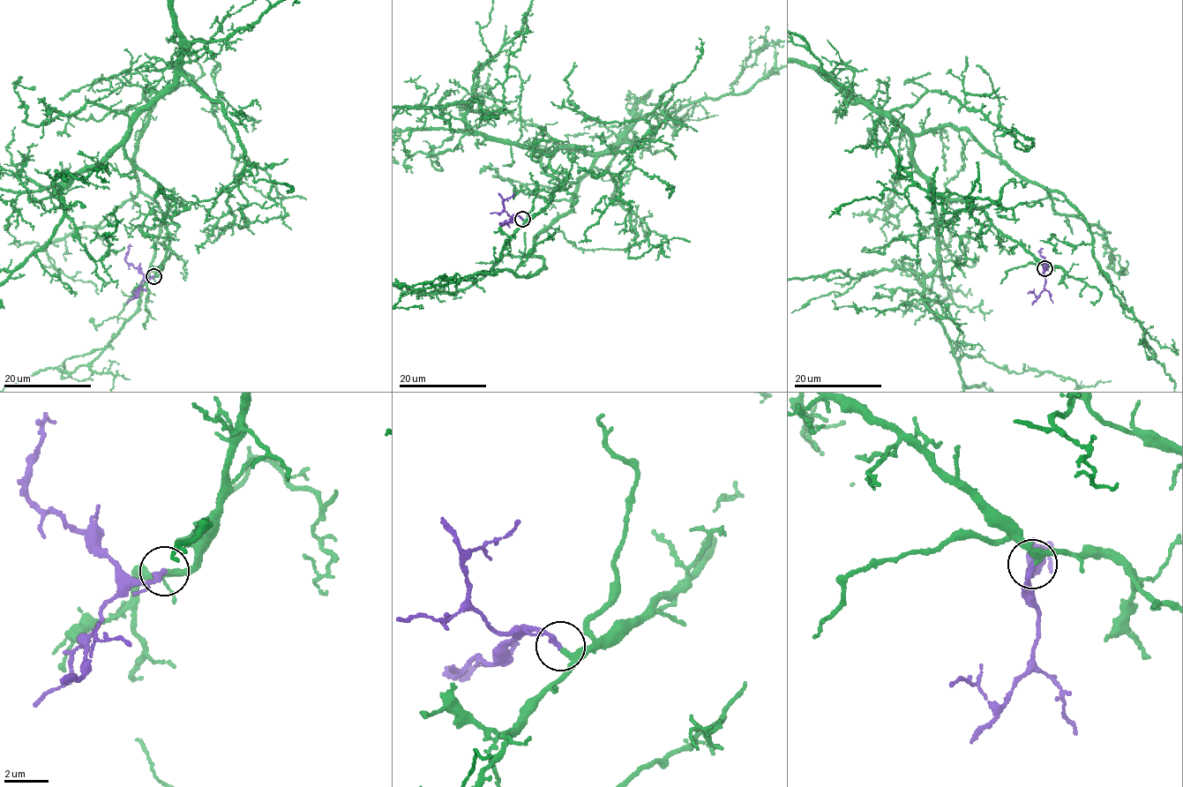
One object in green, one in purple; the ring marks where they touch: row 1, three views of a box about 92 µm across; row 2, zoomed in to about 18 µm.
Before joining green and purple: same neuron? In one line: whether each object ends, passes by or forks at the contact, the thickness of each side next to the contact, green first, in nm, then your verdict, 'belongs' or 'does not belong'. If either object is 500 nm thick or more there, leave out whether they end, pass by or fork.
green passes by | purple ends | 170/240 nm | belongs

